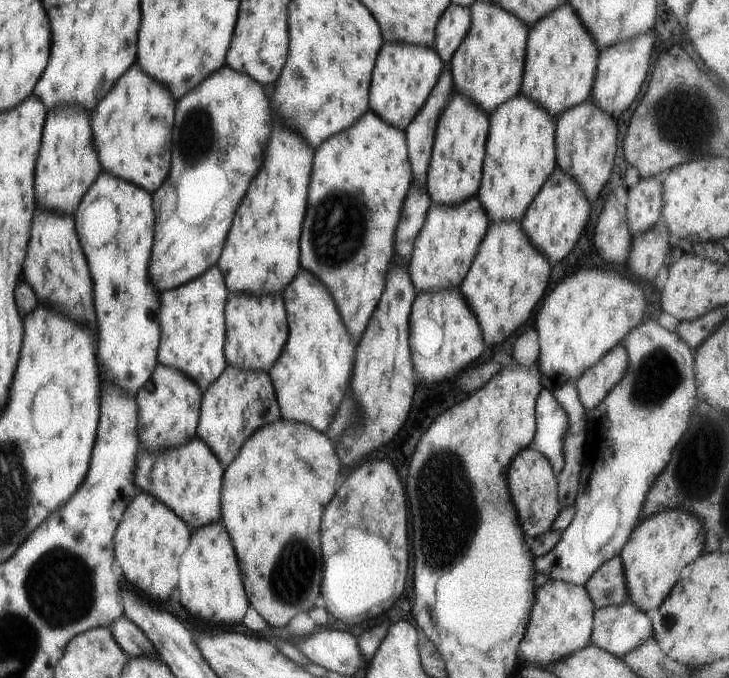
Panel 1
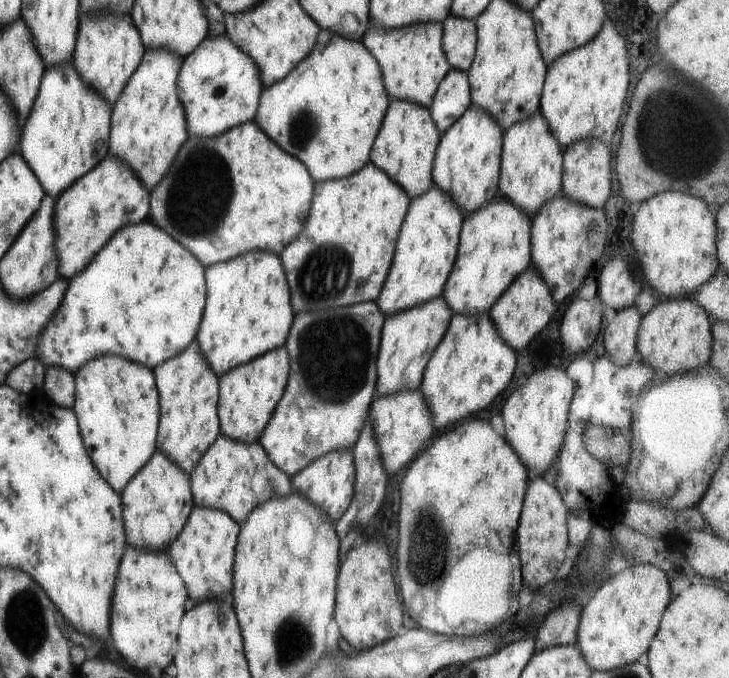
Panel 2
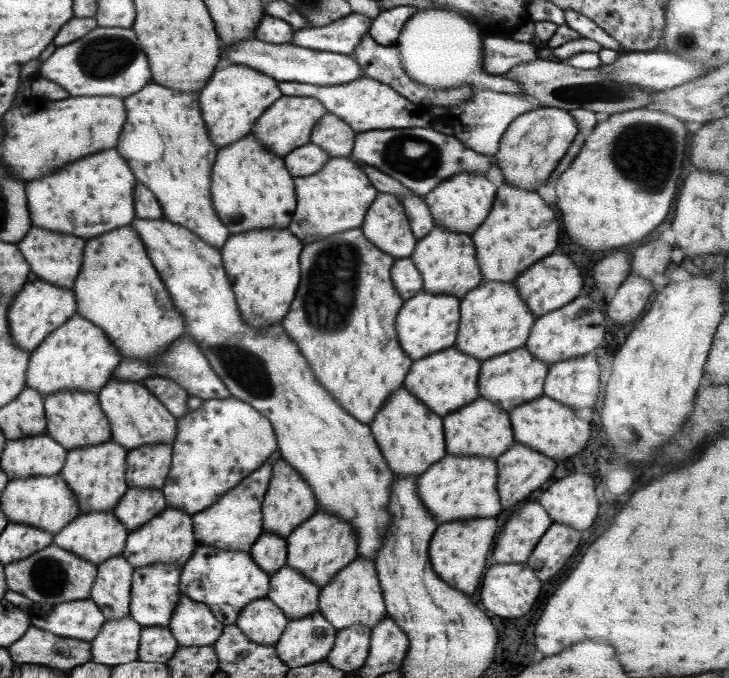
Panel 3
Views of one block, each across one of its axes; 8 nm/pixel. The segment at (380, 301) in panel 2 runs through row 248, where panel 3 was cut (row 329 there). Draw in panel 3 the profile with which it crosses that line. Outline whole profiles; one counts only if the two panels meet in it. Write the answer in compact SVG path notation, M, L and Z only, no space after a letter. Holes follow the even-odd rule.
M423 290L402 302L397 311L394 329L401 350L415 361L439 350L454 346L457 338L460 299L448 294L429 294Z

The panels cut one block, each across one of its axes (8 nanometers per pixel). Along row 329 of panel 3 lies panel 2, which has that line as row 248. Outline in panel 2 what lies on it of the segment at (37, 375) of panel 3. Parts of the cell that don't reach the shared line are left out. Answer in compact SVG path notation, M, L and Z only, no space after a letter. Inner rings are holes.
M107 153L89 172L77 178L55 200L53 208L53 232L55 232L55 256L57 274L65 280L75 276L85 262L101 248L115 230L125 224L137 224L148 219L149 191L135 176L135 172L119 158Z

